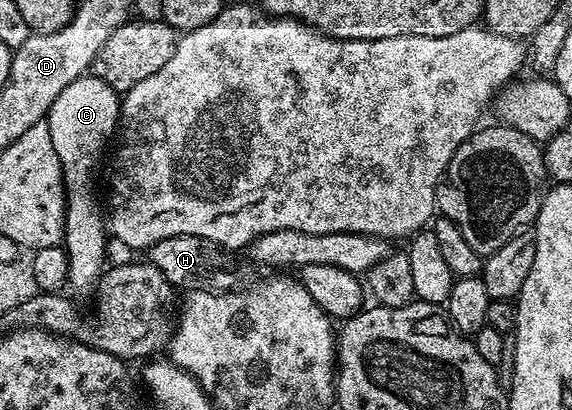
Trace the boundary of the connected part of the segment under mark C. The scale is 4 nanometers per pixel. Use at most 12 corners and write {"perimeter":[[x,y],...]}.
{"perimeter":[[78,77],[45,118],[60,159],[68,282],[94,290],[109,233],[95,168],[120,94]]}

